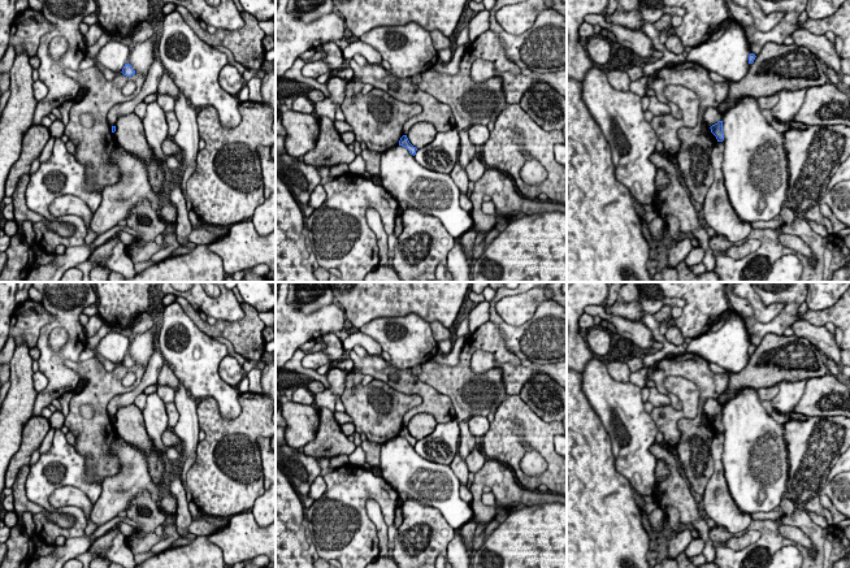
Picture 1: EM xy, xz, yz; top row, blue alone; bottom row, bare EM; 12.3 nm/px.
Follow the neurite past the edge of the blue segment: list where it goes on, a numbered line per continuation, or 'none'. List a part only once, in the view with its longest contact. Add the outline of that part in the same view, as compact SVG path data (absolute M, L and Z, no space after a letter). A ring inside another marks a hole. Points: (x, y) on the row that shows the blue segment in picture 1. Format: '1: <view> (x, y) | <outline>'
none

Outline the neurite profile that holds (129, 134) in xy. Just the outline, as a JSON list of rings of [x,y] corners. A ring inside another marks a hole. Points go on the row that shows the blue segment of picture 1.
[[[133,112],[121,116],[116,122],[113,136],[118,146],[126,152],[133,153],[146,161],[148,181],[156,192],[164,191],[165,174],[162,164],[152,160],[152,149],[146,139],[146,133],[142,120]]]

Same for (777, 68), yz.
[[[767,43],[760,53],[750,64],[747,74],[740,81],[729,83],[728,97],[716,109],[720,114],[734,107],[742,97],[762,97],[780,94],[781,91],[794,91],[823,86],[829,82],[823,70],[820,60],[808,48],[797,44]]]

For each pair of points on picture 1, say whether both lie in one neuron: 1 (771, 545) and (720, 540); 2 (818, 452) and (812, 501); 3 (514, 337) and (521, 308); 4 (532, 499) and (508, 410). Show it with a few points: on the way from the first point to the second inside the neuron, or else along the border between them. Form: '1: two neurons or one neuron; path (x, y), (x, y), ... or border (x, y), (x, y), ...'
1: one neuron; path (757, 554), (729, 554)
2: one neuron; path (812, 464), (812, 489)
3: two neurons; border (540, 304), (520, 325), (510, 325), (494, 308)
4: two neurons; border (523, 486), (533, 490)

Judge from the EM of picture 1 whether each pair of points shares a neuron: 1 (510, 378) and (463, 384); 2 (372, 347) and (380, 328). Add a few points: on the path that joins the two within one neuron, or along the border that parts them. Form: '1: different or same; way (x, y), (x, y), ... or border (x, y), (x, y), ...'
1: different; border (488, 352), (493, 355), (502, 372), (507, 395)
2: different; border (359, 330), (369, 335), (382, 350)

